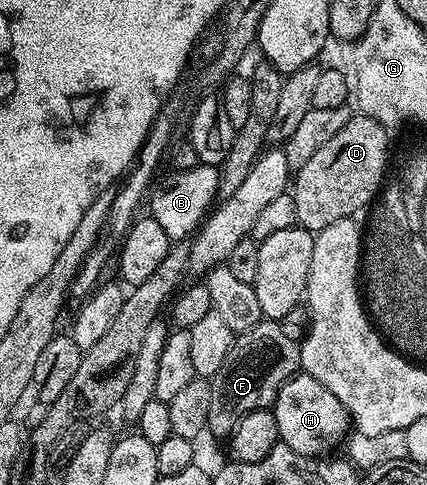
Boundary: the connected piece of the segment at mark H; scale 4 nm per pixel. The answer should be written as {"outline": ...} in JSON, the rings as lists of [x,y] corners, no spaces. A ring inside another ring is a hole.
{"outline":[[[305,371],[295,373],[282,384],[272,408],[279,442],[296,451],[296,455],[316,457],[325,454],[325,449],[334,449],[337,445],[339,448],[352,429],[350,415],[340,399]]]}

